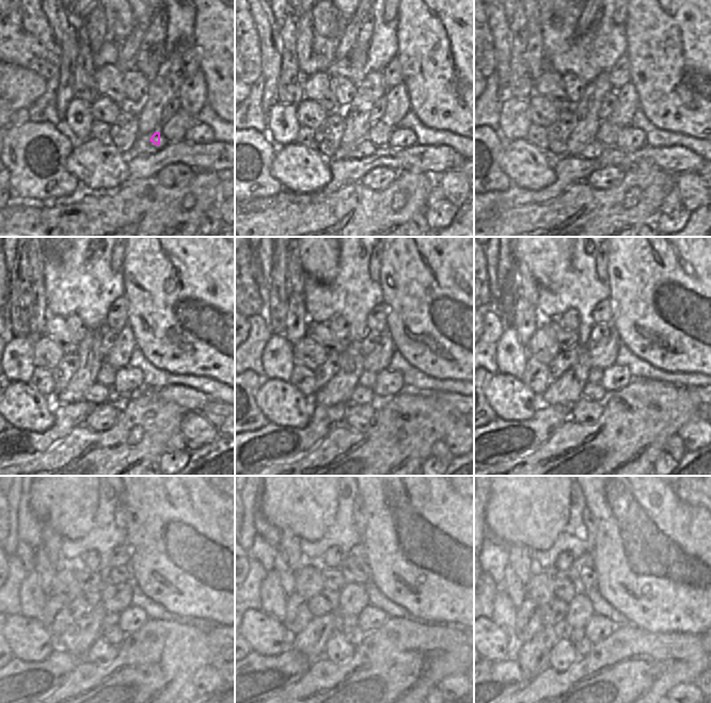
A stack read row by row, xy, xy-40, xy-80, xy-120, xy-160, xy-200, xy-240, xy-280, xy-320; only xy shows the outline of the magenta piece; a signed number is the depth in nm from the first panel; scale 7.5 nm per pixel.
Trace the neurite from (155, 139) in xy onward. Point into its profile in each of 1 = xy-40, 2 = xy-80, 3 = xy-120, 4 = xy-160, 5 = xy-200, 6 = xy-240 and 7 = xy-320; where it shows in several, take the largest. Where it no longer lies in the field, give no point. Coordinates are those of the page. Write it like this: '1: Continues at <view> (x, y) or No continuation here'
1: Continues at xy-40 (401, 138)
2: Continues at xy-80 (631, 139)
3: Continues at xy-120 (152, 377)
4: Continues at xy-160 (378, 378)
5: Continues at xy-200 (617, 378)
6: Continues at xy-240 (131, 619)
7: Continues at xy-320 (601, 626)

